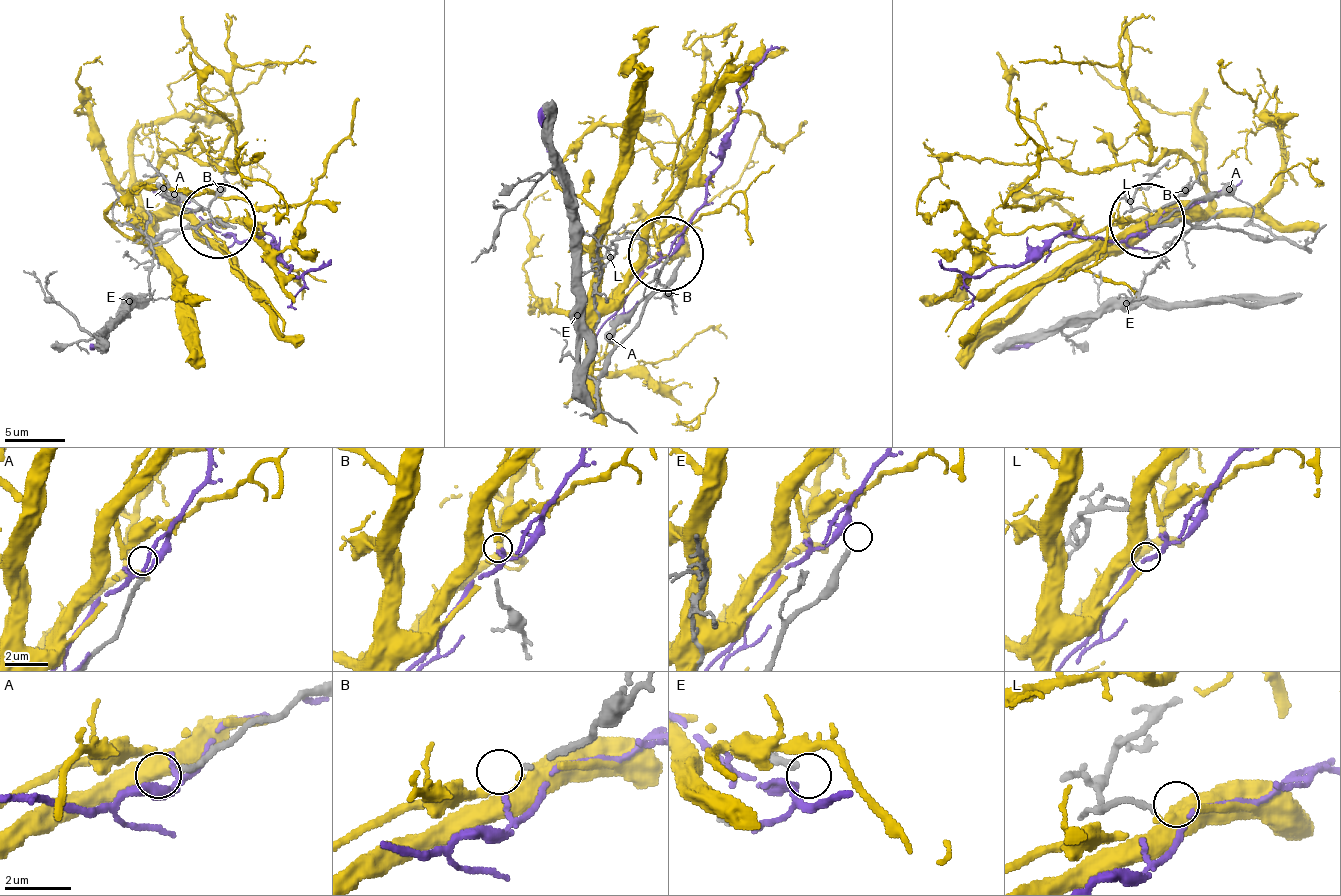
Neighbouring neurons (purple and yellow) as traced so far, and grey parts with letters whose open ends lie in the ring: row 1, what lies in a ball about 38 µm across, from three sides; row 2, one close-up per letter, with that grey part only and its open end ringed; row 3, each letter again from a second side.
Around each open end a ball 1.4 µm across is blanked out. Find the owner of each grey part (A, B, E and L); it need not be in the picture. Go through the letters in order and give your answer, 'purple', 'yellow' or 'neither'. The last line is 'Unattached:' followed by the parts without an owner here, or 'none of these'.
A: neither
B: neither
E: neither
L: neither
Unattached: A, B, E, L

